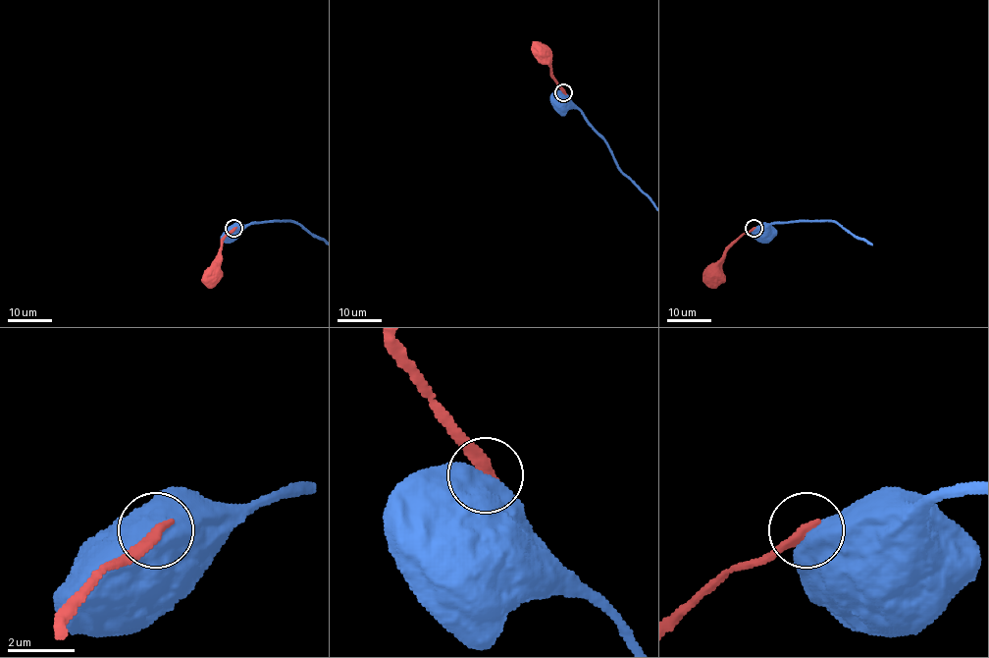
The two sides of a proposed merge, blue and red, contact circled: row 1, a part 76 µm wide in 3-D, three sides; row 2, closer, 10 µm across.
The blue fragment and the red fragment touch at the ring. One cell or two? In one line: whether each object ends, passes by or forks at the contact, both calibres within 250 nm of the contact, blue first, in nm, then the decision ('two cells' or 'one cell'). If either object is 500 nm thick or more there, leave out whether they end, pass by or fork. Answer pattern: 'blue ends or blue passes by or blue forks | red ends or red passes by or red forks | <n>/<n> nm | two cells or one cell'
850/360 nm | two cells

